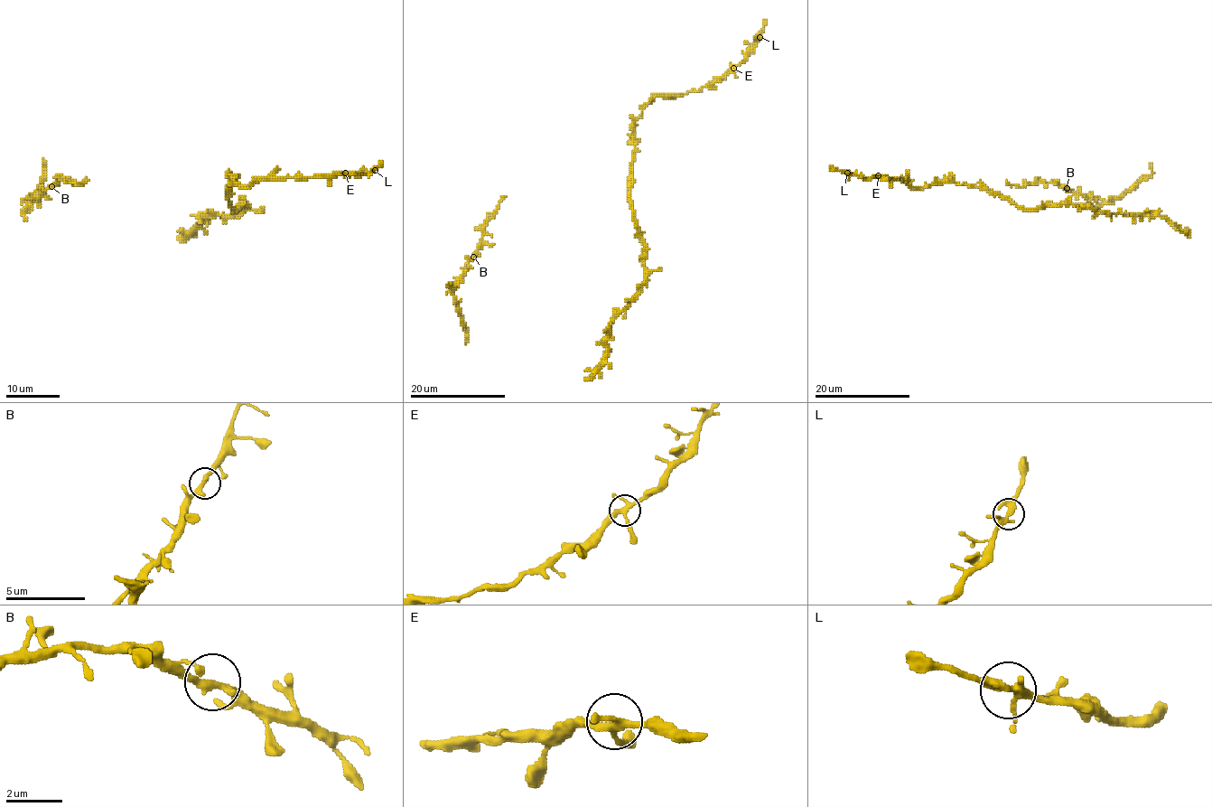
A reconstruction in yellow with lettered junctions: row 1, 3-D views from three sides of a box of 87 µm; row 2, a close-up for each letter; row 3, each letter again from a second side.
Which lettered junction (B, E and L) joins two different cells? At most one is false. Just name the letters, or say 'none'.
none

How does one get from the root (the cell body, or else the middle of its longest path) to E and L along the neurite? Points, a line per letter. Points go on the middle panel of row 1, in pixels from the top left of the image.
E: (627, 198), (634, 157), (633, 122), (641, 110), (655, 97), (698, 92), (720, 79), (733, 68)
L: (627, 198), (634, 157), (633, 122), (641, 110), (655, 97), (698, 92), (720, 79), (744, 60), (759, 37)

